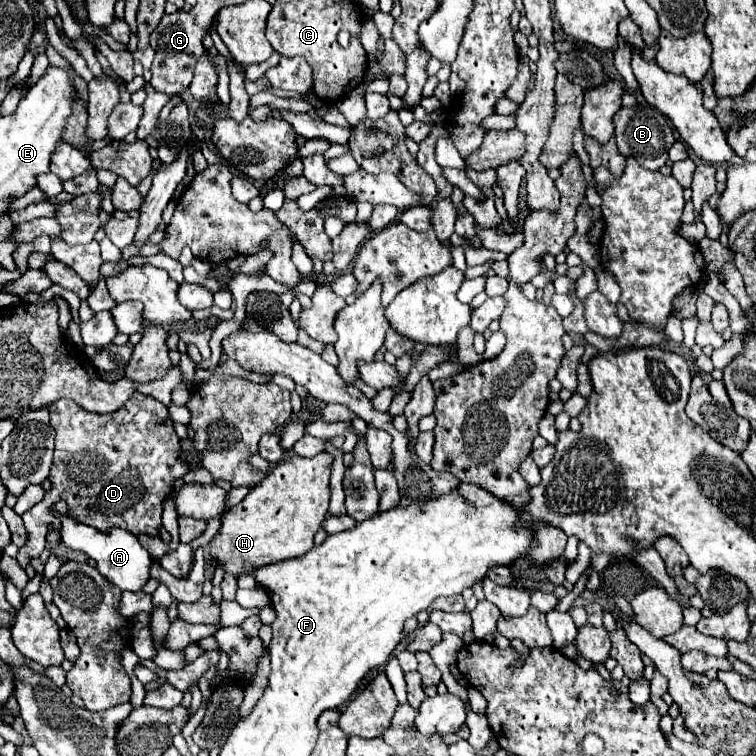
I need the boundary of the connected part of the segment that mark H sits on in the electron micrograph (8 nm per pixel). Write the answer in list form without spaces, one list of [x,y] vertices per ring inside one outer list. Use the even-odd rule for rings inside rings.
[[[321,452],[313,458],[293,456],[281,460],[265,480],[255,484],[249,494],[229,510],[219,534],[211,540],[211,554],[225,566],[225,572],[239,574],[257,566],[295,558],[313,548],[313,536],[321,528],[329,510],[329,476],[333,456]]]

